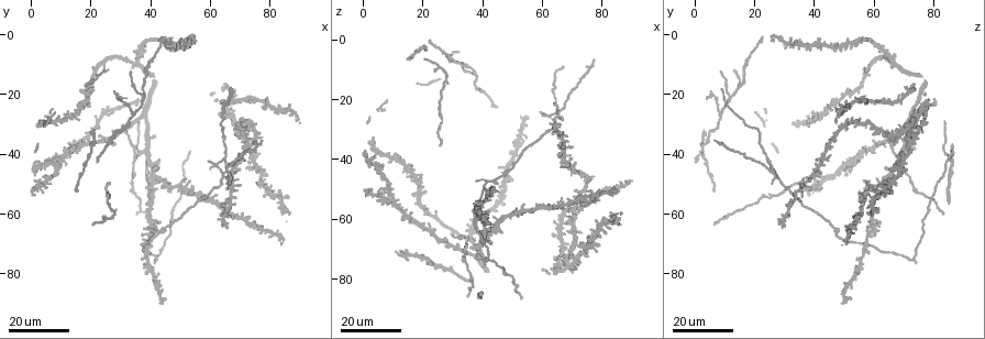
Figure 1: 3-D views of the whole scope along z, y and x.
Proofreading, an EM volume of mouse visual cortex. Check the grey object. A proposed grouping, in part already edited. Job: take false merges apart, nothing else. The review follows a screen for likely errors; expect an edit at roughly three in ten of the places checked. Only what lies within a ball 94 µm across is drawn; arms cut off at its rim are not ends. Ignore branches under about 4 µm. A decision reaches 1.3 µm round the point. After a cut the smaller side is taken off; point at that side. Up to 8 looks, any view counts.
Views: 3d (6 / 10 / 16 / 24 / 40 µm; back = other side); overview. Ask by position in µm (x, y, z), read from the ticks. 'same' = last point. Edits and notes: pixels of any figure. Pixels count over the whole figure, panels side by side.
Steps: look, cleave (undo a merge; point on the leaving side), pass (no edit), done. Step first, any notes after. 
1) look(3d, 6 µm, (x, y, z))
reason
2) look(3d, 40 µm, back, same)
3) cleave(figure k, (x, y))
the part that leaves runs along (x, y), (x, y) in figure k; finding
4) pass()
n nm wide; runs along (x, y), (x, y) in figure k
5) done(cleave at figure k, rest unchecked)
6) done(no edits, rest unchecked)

look(3d, 24 µm, (62, 52, 30))

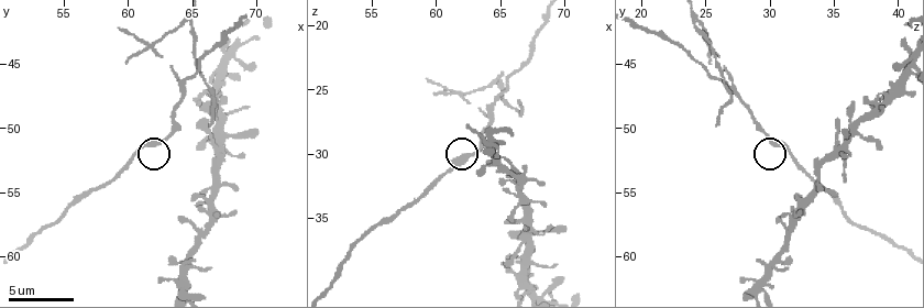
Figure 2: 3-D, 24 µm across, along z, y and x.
look(3d, 6 µm, (62.0, 51.2, 30.4))

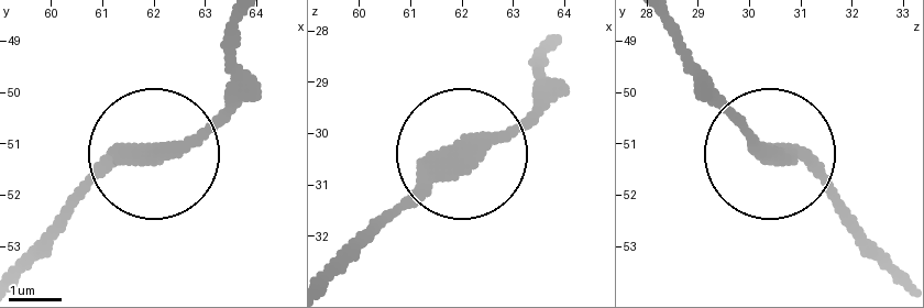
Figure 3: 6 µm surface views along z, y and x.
pass()
runs along (884, 259), (818, 179), (771, 158), (705, 92) in figure 3; all the same neuron

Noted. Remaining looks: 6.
look(3d, 24 µm, (37, 69, 56))
two arms in line, one across

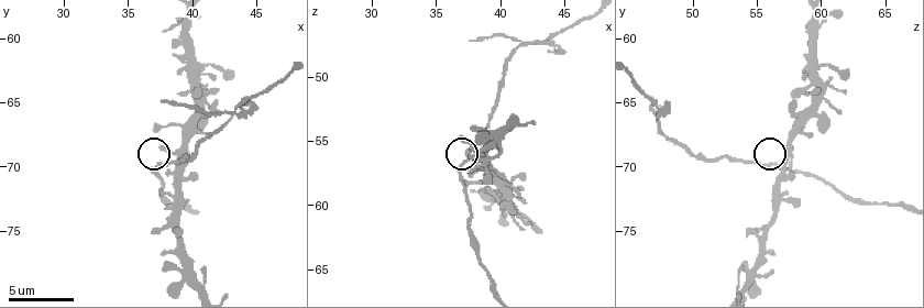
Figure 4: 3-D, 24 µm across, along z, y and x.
look(3d, 6 µm, (37.6, 69.8, 56.0))

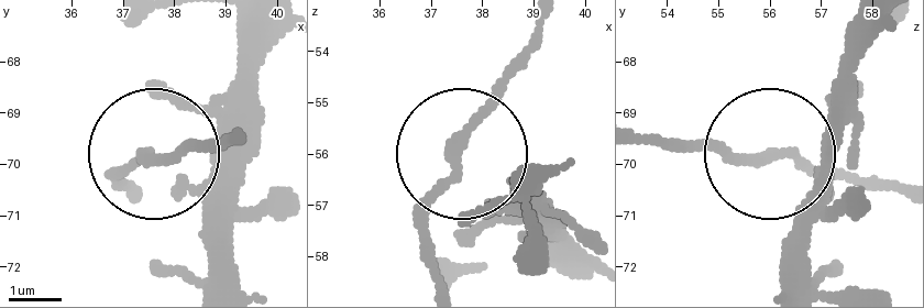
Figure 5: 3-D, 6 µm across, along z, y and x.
pass()
side arm 67 µm; runs along (586, 273), (485, 198), (463, 160), (428, 216), (424, 264) in figure 5; continuous, no second neuron

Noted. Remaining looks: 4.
look(3d, 10 µm, (43.0, 65.8, 47.4))
four arms meet

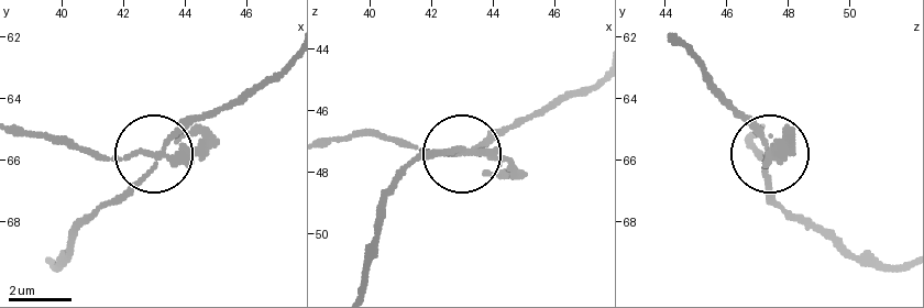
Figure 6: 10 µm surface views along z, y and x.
cleave(figure 6, (112, 160))
the part that leaves runs along (160, 153), (99, 153), (20, 130) in figure 6; a second neuron is stuck on

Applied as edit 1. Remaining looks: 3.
look(overview)
see it whole again

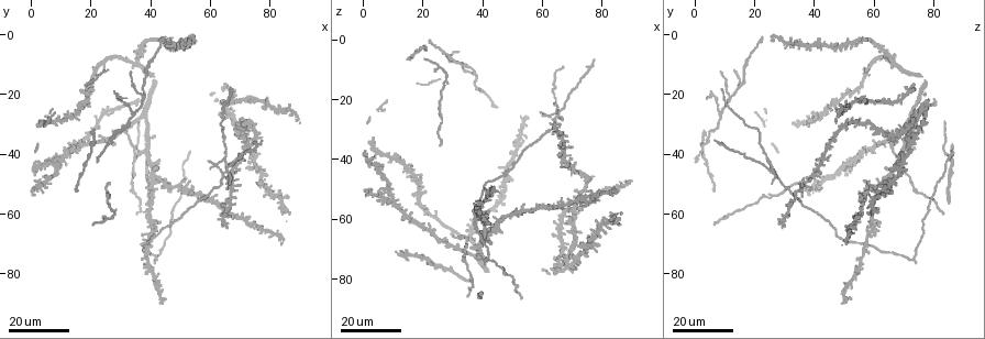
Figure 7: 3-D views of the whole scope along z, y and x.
look(3d, 16 µm, (37, 21, 12))
three-way junction

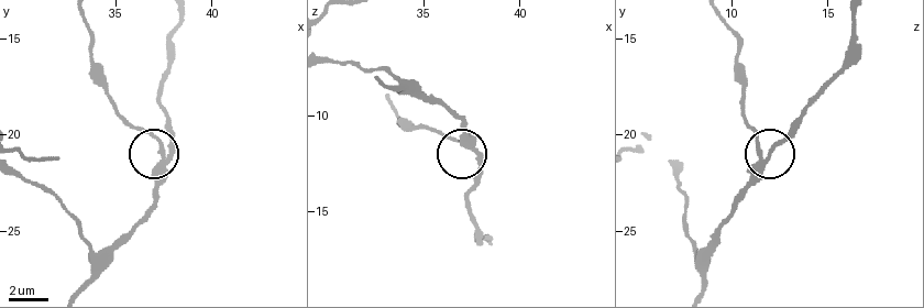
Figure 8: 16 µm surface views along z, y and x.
look(3d, 6 µm, (37.4, 21.5, 11.6))
closer look

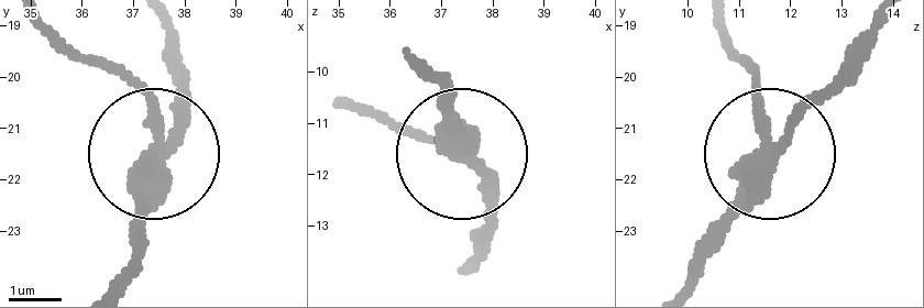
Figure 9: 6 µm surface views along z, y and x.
cleave(figure 9, (135, 209))
350 nm wide; the part that leaves runs along (165, 158), (127, 285) in figure 9; a second neuron is stuck on

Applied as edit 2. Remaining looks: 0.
done(cleave at figure 6, cleave at figure 9, rest unchecked)

